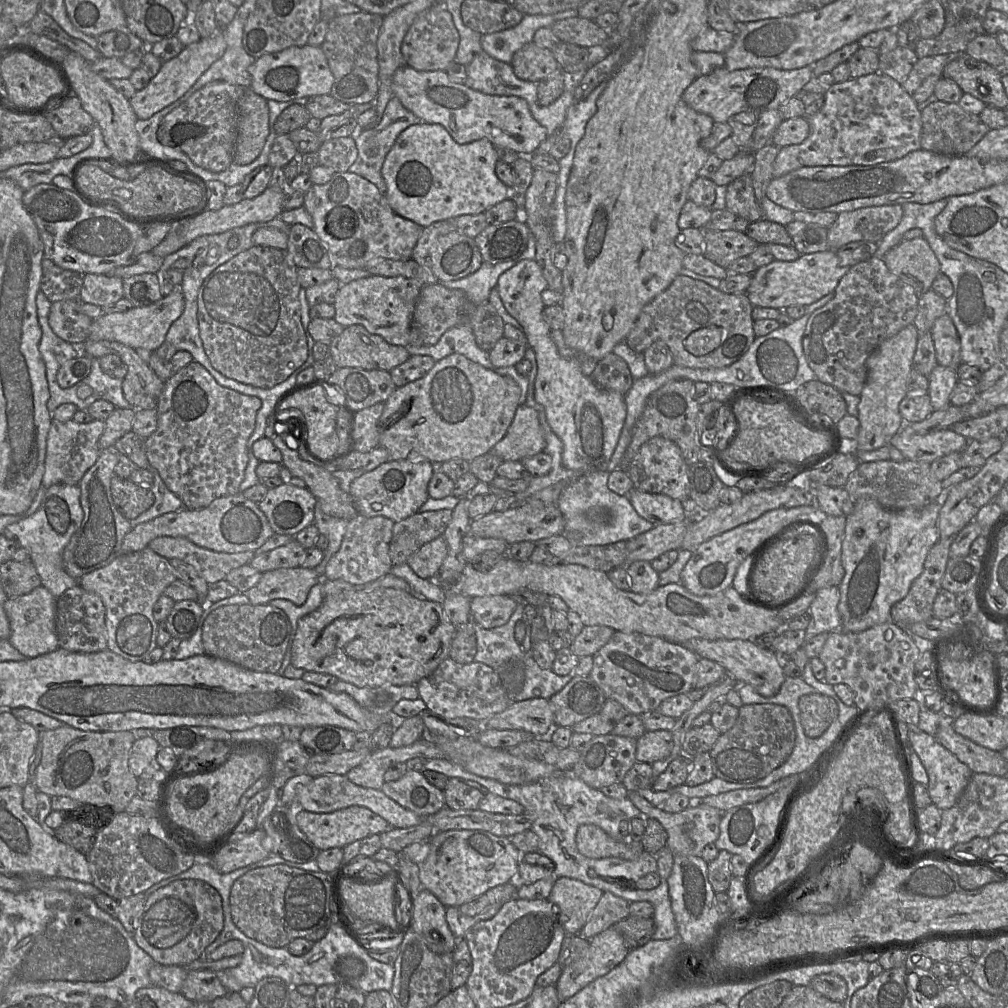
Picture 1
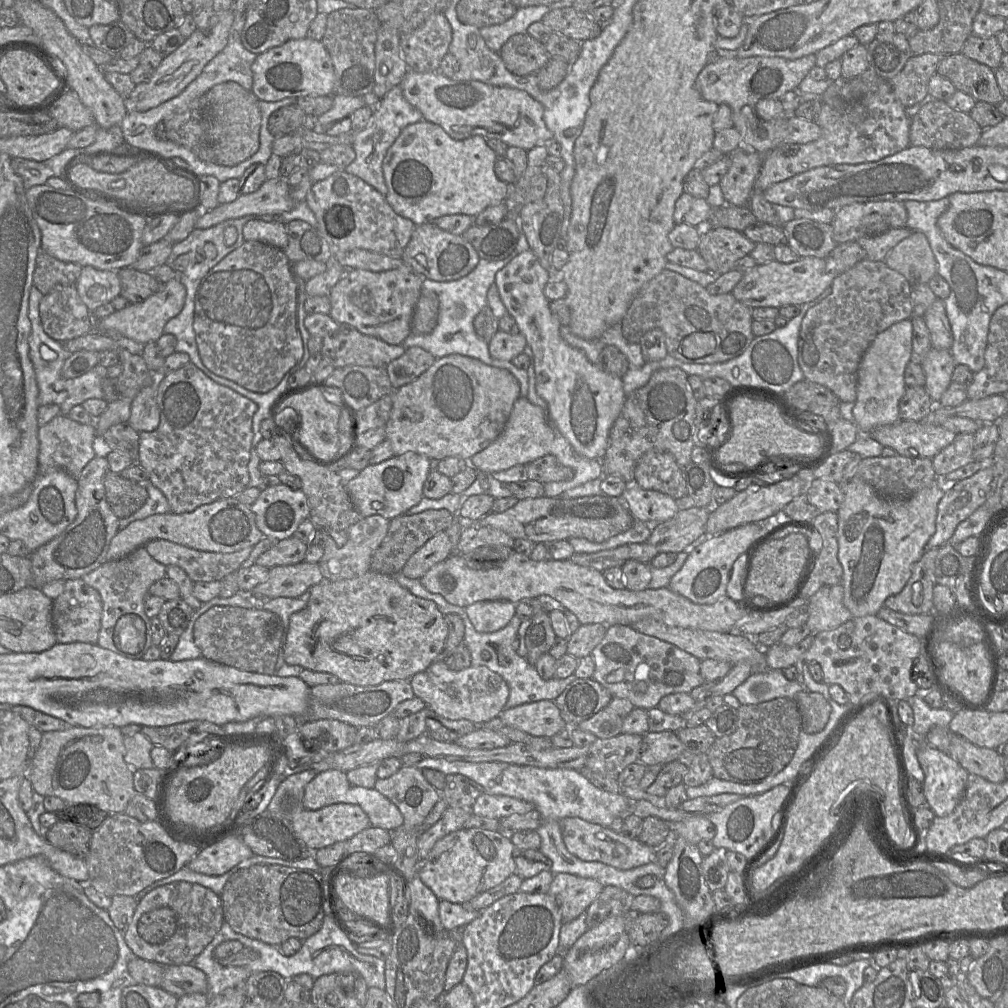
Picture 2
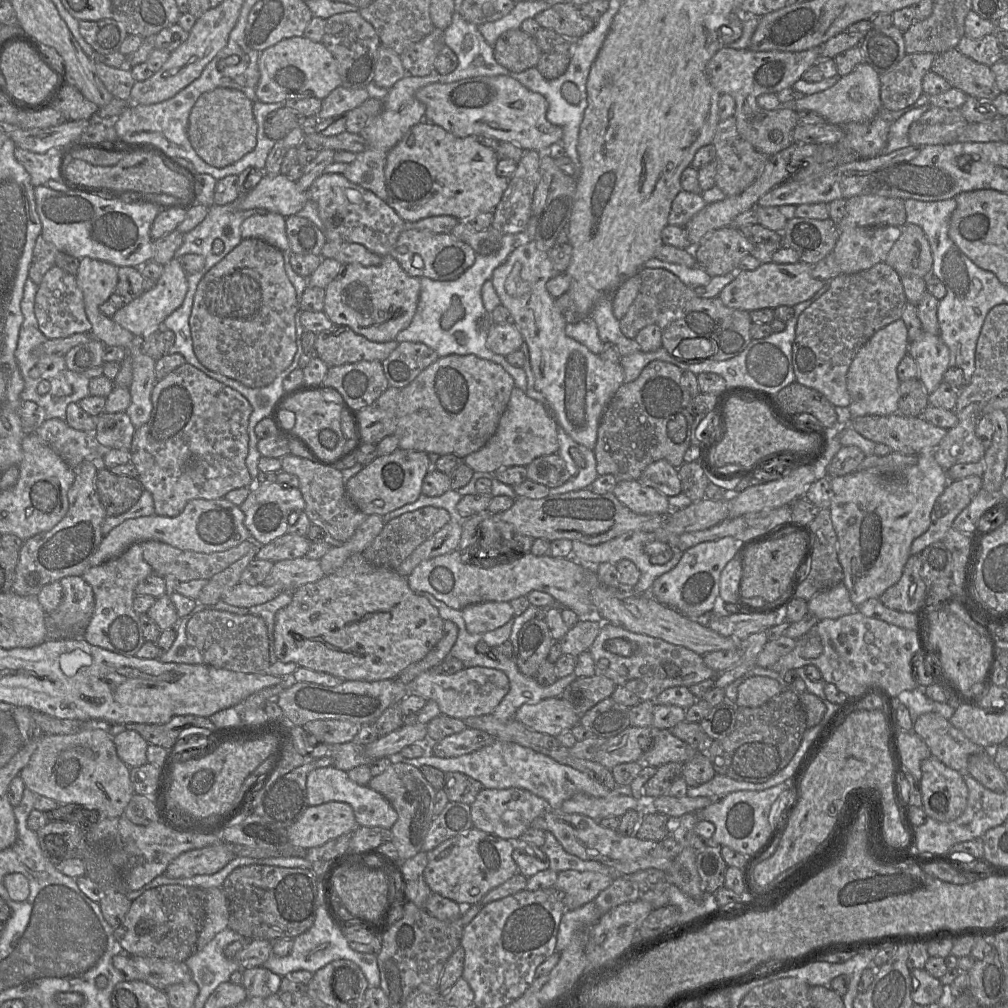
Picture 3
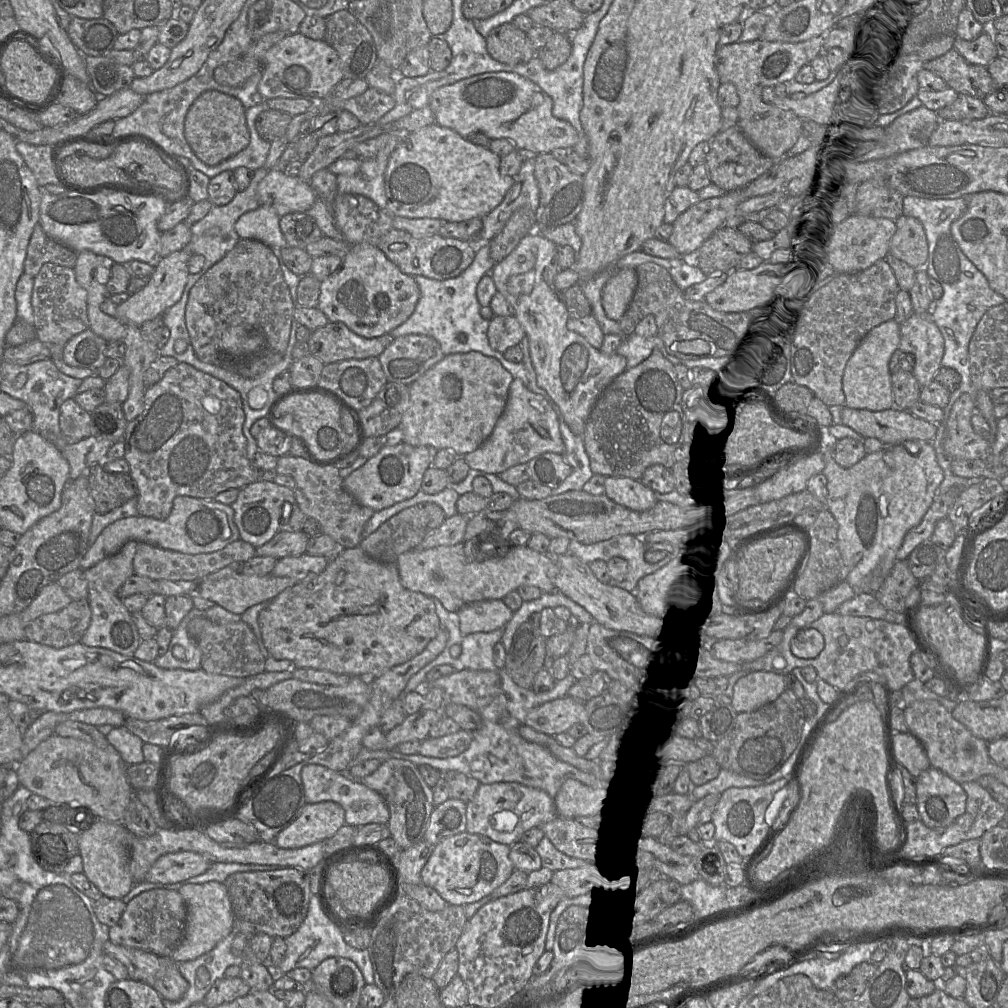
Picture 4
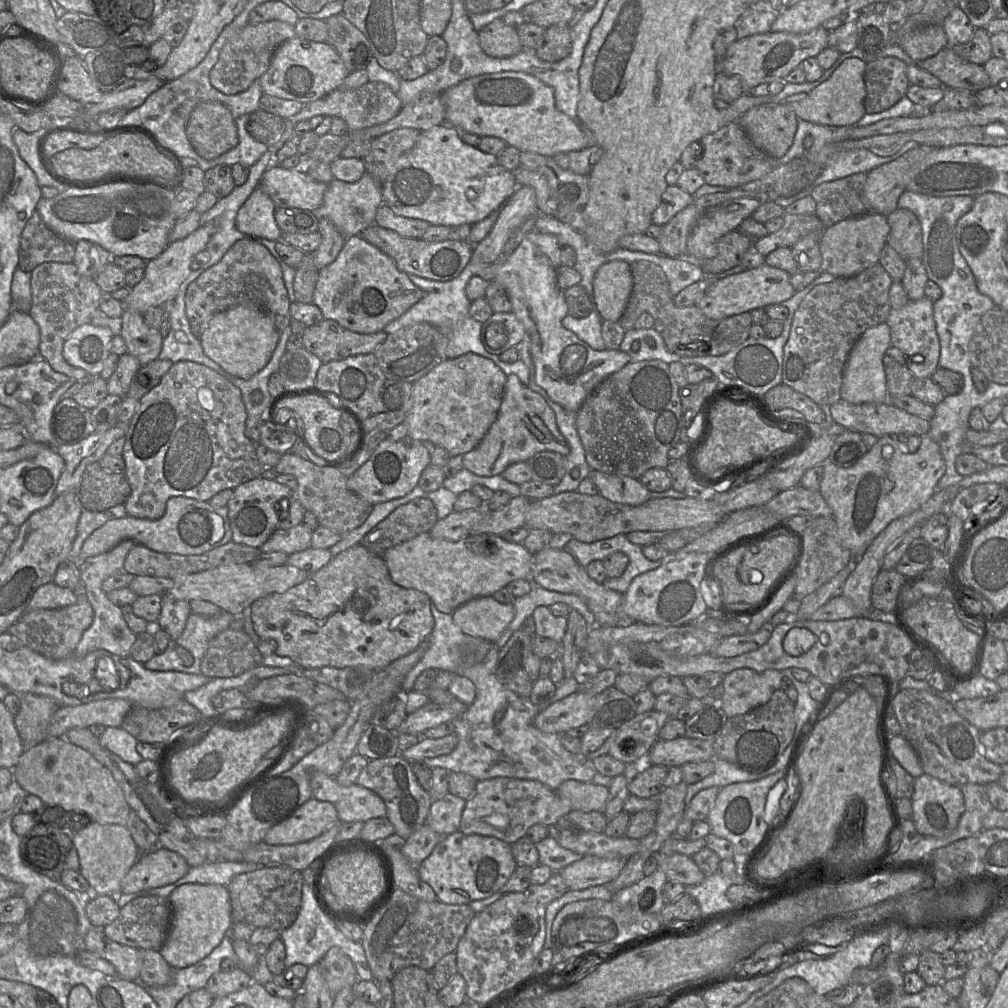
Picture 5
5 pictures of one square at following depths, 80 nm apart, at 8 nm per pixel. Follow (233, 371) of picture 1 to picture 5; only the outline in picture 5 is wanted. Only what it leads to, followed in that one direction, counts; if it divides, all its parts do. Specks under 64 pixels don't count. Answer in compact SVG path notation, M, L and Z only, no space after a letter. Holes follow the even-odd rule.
M247 237L235 242L221 260L189 284L185 294L185 312L194 336L200 338L211 318L237 305L254 305L274 321L280 334L289 326L291 300L278 261L258 240Z

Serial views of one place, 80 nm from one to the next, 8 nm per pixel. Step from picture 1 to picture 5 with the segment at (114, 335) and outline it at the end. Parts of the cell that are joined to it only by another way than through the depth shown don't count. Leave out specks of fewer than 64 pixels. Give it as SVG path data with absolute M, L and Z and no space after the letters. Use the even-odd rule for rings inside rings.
M211 223L199 226L198 229L186 238L170 242L158 257L146 261L142 280L130 290L129 295L121 302L123 311L134 310L142 314L150 307L174 300L179 292L181 284L192 272L190 269L191 261L196 254L206 249L215 231L215 225Z

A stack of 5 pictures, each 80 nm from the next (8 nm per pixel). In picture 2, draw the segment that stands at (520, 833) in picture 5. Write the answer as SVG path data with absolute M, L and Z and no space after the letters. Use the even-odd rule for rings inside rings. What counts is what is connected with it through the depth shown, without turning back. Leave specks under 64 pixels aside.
M482 793L472 805L472 813L487 818L503 818L512 814L526 814L535 809L530 802L506 795Z

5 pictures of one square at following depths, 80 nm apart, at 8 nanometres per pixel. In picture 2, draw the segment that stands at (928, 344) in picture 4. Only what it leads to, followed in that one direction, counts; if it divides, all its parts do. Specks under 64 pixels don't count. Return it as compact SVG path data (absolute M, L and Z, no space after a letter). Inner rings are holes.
M931 348L921 363L926 382L927 393L937 404L952 382L952 373L957 364L950 350Z

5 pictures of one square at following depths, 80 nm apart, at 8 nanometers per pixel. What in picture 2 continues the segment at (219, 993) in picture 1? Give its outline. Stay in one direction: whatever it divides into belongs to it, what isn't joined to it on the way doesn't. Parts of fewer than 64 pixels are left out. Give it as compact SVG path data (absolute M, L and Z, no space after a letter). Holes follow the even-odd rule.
M189 964L164 966L163 980L160 987L181 997L186 994L206 994L208 982L206 974Z

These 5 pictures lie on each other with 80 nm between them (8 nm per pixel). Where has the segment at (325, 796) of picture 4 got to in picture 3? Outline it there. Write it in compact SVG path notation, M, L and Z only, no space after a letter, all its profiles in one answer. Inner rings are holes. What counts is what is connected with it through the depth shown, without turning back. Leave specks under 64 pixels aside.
M334 766L312 770L306 778L306 807L317 806L330 801L349 804L354 811L358 826L382 827L391 829L398 814L392 805L377 791L368 786L361 786L349 779L347 772Z

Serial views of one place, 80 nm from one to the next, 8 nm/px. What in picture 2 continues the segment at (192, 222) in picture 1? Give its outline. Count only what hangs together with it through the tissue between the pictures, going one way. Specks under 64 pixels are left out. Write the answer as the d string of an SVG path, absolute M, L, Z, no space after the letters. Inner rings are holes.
M267 179L257 191L242 194L233 202L220 204L213 210L203 211L195 229L207 229L226 220L248 215L280 216L296 205L290 190L291 186L286 179Z

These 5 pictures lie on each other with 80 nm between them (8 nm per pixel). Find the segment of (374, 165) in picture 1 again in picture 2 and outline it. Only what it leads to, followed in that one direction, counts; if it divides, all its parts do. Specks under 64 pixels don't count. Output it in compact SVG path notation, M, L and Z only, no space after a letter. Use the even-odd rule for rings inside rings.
M400 85L393 87L373 110L373 115L366 127L353 134L353 148L356 157L344 171L361 178L386 196L388 189L382 171L386 152L405 127L422 119L424 119L422 113L405 99Z

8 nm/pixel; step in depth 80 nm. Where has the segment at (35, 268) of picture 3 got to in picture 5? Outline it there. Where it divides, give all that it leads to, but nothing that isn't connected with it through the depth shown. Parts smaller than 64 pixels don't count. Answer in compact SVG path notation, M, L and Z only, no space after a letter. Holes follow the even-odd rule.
M35 210L20 236L18 268L31 273L45 262L73 263L74 255L74 243L49 229Z

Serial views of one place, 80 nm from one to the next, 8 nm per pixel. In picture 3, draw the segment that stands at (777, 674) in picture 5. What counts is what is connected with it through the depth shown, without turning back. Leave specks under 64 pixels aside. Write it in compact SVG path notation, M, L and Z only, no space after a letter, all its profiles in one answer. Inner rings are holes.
M753 676L746 679L737 691L737 707L758 707L781 693L781 685L773 678Z

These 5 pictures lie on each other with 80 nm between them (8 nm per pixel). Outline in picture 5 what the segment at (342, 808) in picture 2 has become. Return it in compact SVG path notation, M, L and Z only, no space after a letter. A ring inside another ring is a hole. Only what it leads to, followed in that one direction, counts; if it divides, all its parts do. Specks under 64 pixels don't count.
M310 798L291 816L273 826L264 836L269 845L291 845L320 836L339 822L336 808L327 801Z

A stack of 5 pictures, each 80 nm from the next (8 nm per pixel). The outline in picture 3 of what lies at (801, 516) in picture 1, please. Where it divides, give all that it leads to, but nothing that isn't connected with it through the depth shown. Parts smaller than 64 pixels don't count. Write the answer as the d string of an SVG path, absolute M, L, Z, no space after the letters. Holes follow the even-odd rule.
M727 536L715 541L699 543L683 552L680 562L653 582L649 594L657 602L692 619L704 618L719 607L720 578L727 563L741 550L747 540Z

